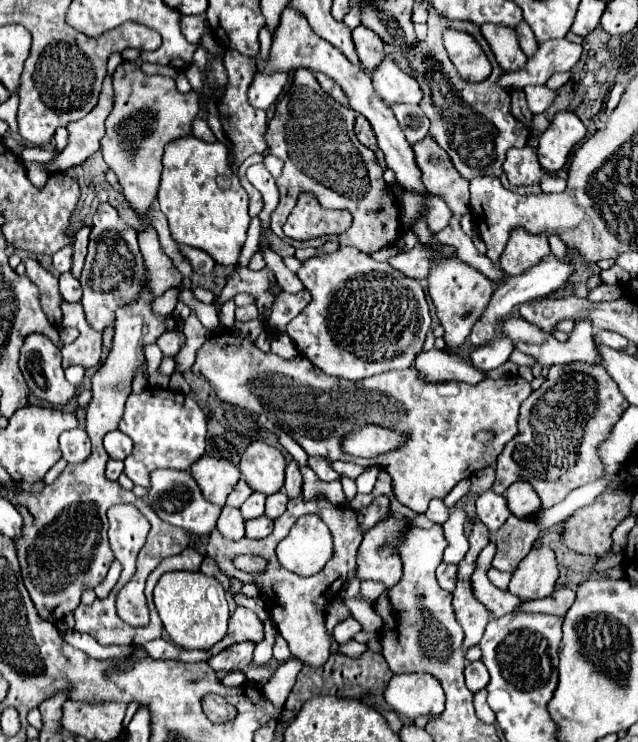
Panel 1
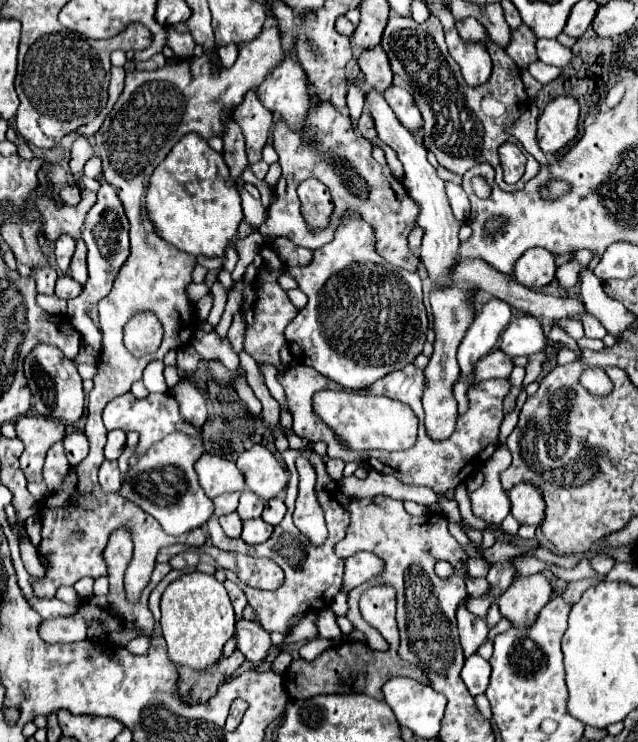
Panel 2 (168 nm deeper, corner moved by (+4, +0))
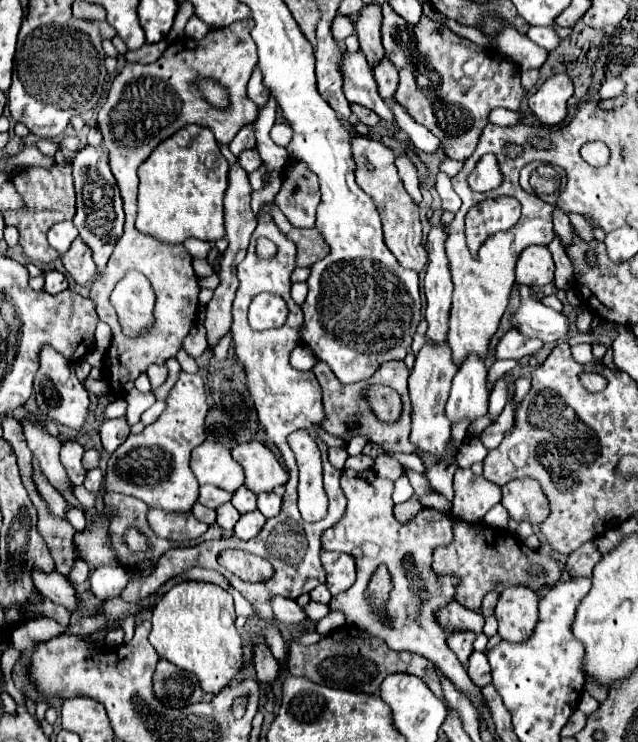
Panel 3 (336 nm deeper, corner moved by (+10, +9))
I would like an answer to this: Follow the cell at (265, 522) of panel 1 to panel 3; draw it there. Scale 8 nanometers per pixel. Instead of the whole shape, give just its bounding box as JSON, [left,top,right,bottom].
[234,511,266,541]

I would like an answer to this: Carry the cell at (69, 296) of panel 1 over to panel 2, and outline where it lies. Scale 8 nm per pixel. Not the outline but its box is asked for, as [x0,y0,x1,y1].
[54,276,82,300]

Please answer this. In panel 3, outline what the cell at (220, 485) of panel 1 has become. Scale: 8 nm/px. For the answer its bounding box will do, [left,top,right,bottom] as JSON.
[190,441,244,493]

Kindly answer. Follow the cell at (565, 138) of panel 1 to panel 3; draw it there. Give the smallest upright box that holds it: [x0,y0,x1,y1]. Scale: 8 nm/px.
[528,75,572,127]

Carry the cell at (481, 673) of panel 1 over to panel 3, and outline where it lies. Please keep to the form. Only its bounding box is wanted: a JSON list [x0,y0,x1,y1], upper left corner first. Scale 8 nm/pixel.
[468,651,490,687]

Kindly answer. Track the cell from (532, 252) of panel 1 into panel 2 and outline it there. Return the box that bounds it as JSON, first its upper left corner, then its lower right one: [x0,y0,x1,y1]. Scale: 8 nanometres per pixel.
[516,248,554,288]

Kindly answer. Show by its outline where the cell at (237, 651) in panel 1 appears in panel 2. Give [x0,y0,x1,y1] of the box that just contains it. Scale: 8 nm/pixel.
[178,650,244,704]

